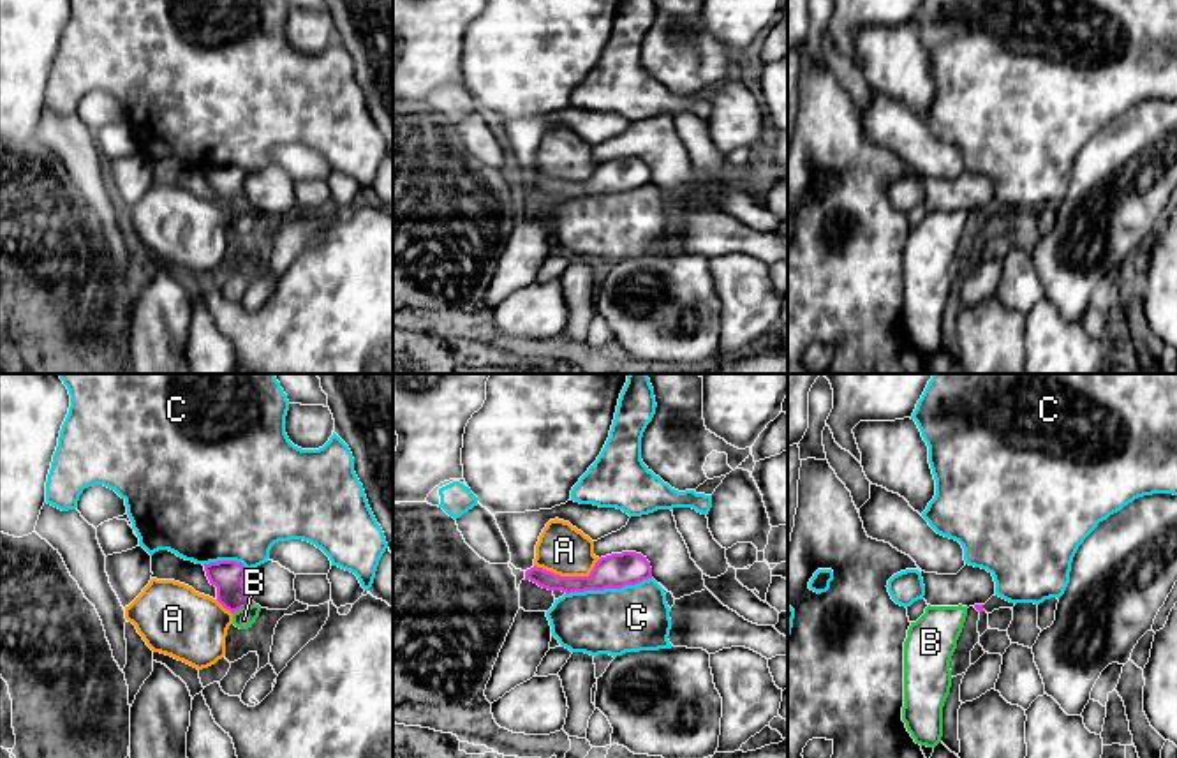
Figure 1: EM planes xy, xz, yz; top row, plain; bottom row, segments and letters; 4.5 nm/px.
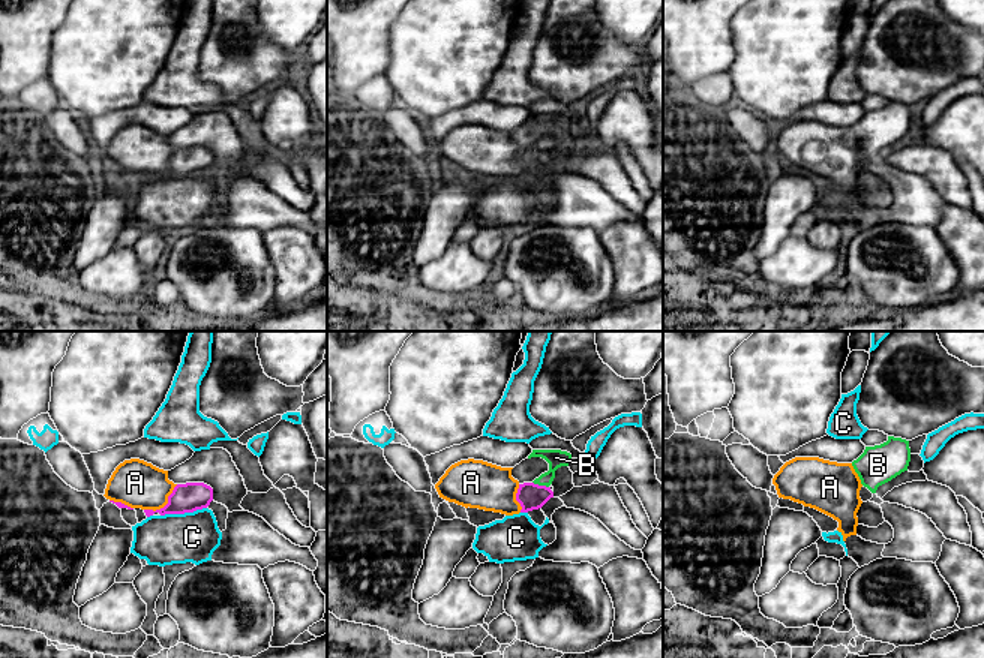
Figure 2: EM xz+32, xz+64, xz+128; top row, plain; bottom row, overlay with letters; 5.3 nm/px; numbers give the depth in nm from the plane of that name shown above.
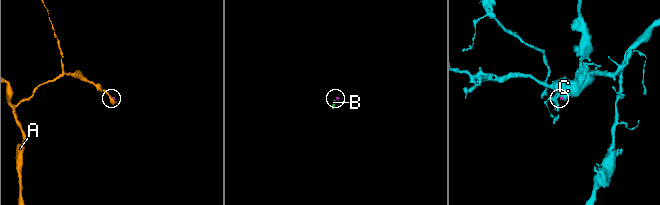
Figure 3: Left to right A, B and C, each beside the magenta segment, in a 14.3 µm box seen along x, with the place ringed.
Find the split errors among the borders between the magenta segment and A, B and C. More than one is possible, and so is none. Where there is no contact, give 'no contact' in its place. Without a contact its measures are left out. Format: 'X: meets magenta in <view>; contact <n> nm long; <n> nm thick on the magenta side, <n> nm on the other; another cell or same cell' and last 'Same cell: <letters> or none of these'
A: meets magenta in xz; contact 300 nm long; 160 nm thick on the magenta side, 220 nm on the other; another cell
B: meets magenta in xy; contact 120 nm long; 140 nm thick on the magenta side, 90 nm on the other; another cell
C: meets magenta in xz; contact 400 nm long; 160 nm thick on the magenta side, 300 nm on the other; another cell
Same cell: none of these

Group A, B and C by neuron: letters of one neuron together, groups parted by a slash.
A B / C

